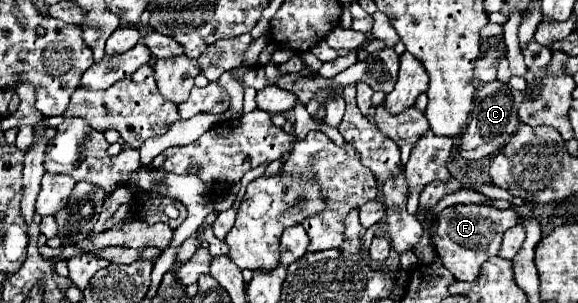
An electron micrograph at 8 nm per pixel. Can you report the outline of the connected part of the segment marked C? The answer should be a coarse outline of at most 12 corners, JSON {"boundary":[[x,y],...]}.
{"boundary":[[491,81],[459,141],[467,159],[501,151],[525,91]]}

